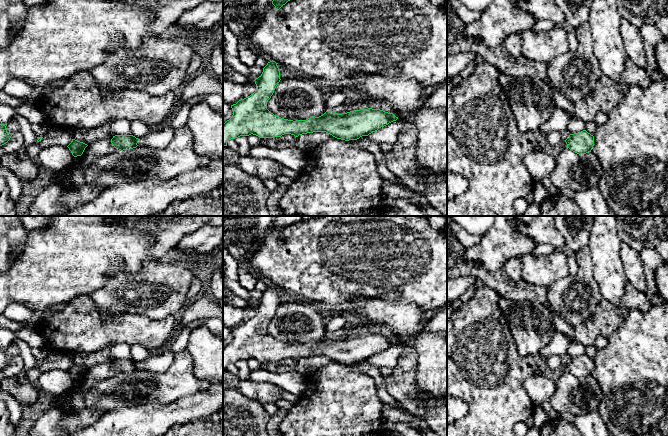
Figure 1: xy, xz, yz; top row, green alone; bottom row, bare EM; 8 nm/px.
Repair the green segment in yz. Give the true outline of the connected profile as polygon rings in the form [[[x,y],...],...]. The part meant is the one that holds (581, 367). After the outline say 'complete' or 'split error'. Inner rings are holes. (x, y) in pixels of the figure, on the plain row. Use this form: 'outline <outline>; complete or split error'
outline [[[583,354],[579,357],[570,358],[565,364],[567,372],[581,379],[591,376],[594,370],[594,360]]]; complete

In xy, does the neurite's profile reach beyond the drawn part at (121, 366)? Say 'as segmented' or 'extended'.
as segmented

